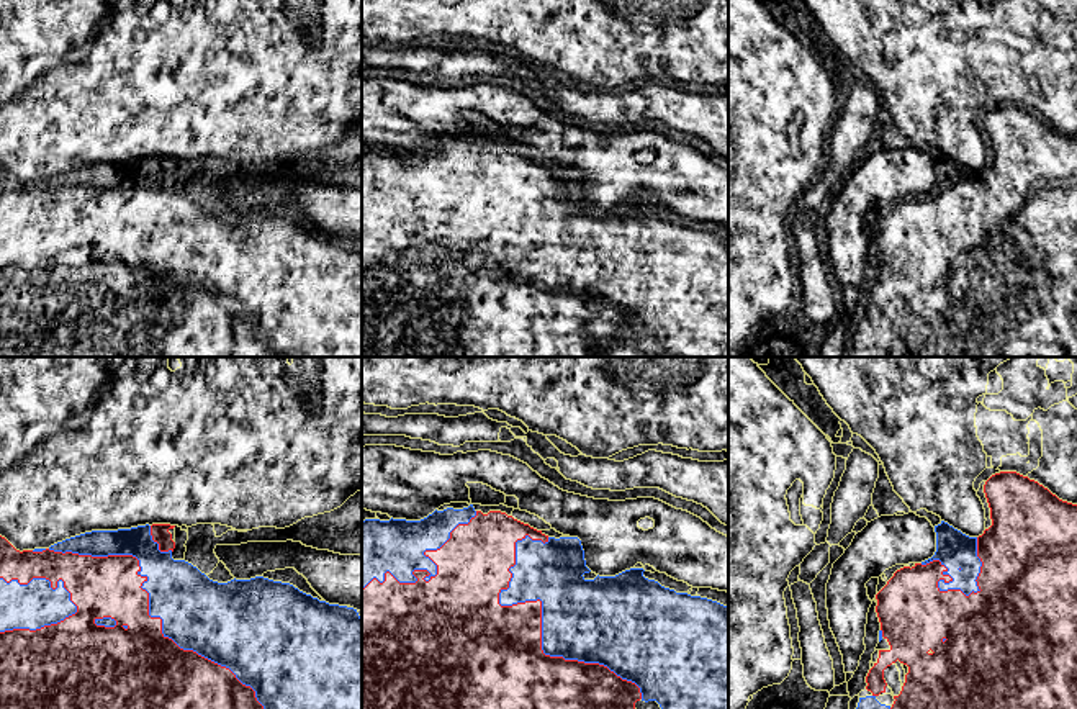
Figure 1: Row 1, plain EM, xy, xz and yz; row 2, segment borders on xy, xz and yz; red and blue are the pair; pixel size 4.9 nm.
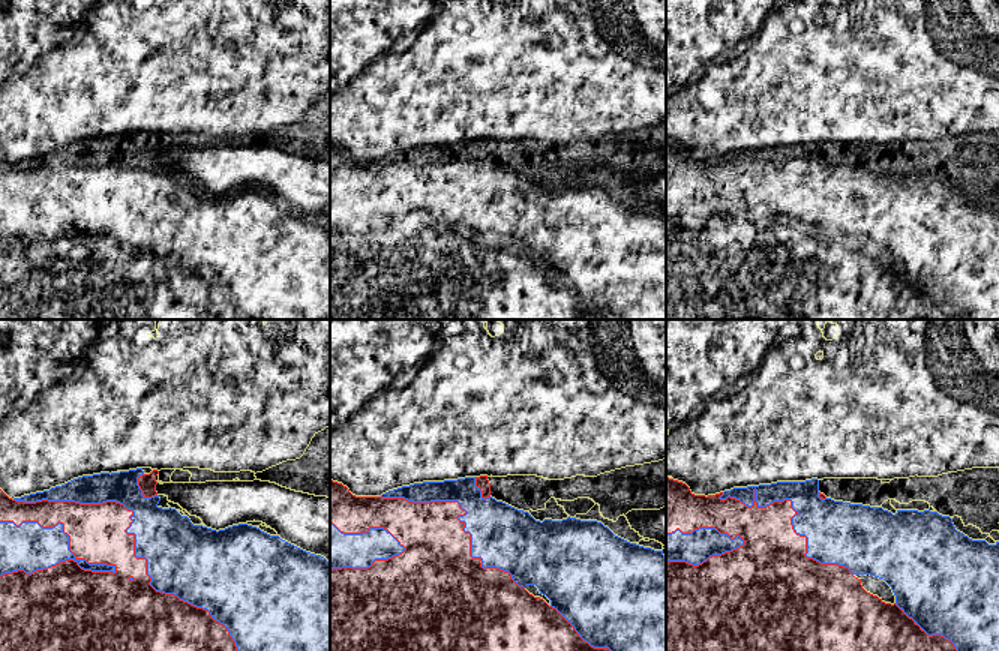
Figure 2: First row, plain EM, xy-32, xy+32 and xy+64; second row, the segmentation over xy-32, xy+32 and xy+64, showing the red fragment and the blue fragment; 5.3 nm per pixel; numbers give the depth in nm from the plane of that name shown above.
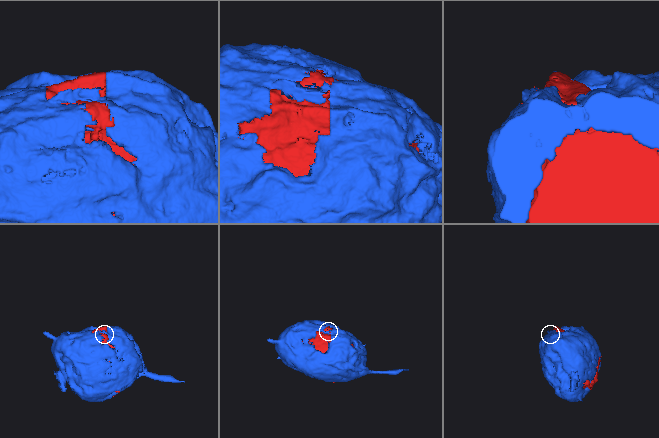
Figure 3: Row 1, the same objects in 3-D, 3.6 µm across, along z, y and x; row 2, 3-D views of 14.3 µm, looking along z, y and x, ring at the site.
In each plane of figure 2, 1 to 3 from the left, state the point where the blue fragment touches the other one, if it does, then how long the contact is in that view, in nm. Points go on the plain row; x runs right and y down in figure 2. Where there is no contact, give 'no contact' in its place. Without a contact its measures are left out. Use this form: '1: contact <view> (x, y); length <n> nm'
1: contact xy-32 (134, 206); length 1500 nm
2: contact xy+32 (459, 185); length 900 nm
3: contact xy+64 (791, 183); length 850 nm

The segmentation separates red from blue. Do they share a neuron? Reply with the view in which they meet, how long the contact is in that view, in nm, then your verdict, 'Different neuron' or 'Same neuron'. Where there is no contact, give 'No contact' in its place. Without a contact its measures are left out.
Touches red in xy. Shared border 1500 nm. Same neuron

